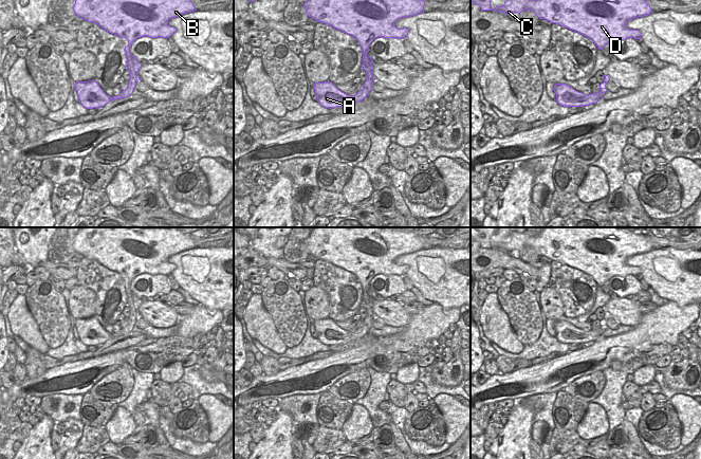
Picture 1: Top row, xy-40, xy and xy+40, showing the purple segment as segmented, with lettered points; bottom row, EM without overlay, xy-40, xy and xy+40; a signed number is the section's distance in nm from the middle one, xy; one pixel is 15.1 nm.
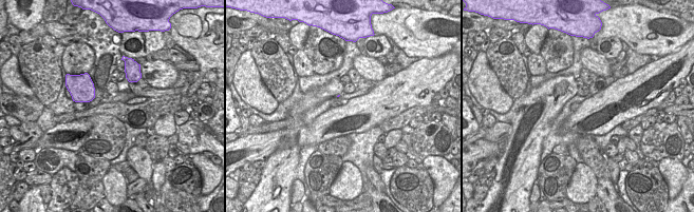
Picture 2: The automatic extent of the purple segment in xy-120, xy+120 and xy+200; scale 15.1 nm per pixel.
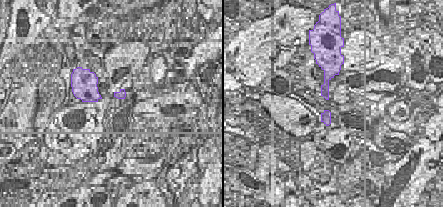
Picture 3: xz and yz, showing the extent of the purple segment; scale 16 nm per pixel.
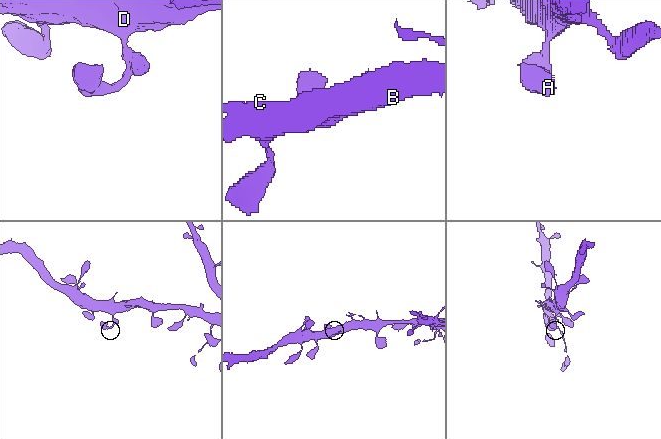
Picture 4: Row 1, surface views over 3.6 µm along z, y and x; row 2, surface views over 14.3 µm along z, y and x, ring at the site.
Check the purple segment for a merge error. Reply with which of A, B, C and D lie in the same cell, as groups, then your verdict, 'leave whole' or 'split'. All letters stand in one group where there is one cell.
A B C D | leave whole

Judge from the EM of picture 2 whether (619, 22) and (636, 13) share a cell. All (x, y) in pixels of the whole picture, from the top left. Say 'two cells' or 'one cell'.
one cell

